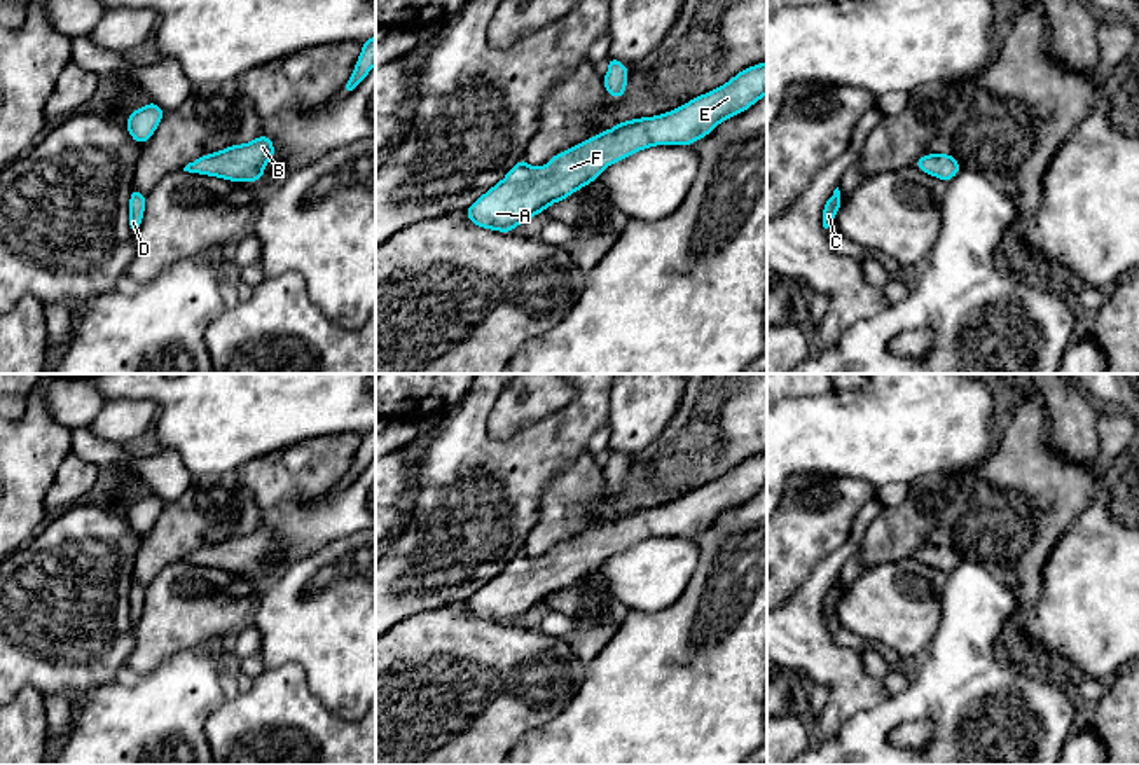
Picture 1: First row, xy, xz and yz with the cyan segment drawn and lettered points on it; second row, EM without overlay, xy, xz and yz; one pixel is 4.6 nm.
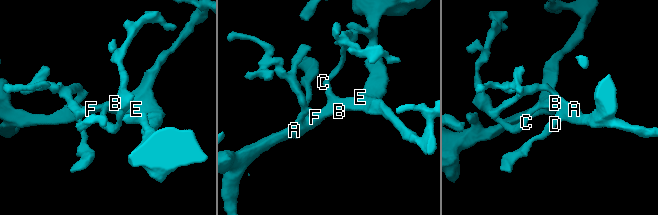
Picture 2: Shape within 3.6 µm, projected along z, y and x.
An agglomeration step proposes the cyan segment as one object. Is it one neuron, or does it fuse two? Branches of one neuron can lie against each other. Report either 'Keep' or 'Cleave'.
Keep

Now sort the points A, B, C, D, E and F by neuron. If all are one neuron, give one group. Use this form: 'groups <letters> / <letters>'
groups A B C D E F

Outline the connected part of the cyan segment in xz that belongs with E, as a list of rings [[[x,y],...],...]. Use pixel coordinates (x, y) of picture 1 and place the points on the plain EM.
[[[767,452],[739,463],[727,475],[676,501],[624,512],[563,541],[543,559],[531,559],[522,548],[501,573],[465,601],[466,610],[484,620],[512,624],[547,597],[596,573],[613,554],[655,536],[692,536],[765,486]]]

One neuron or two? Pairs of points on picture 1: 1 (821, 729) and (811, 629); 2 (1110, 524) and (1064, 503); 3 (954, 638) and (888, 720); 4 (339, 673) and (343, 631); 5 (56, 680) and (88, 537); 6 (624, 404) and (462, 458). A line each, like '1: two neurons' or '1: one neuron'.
1: one neuron
2: two neurons
3: one neuron
4: one neuron
5: one neuron
6: two neurons

